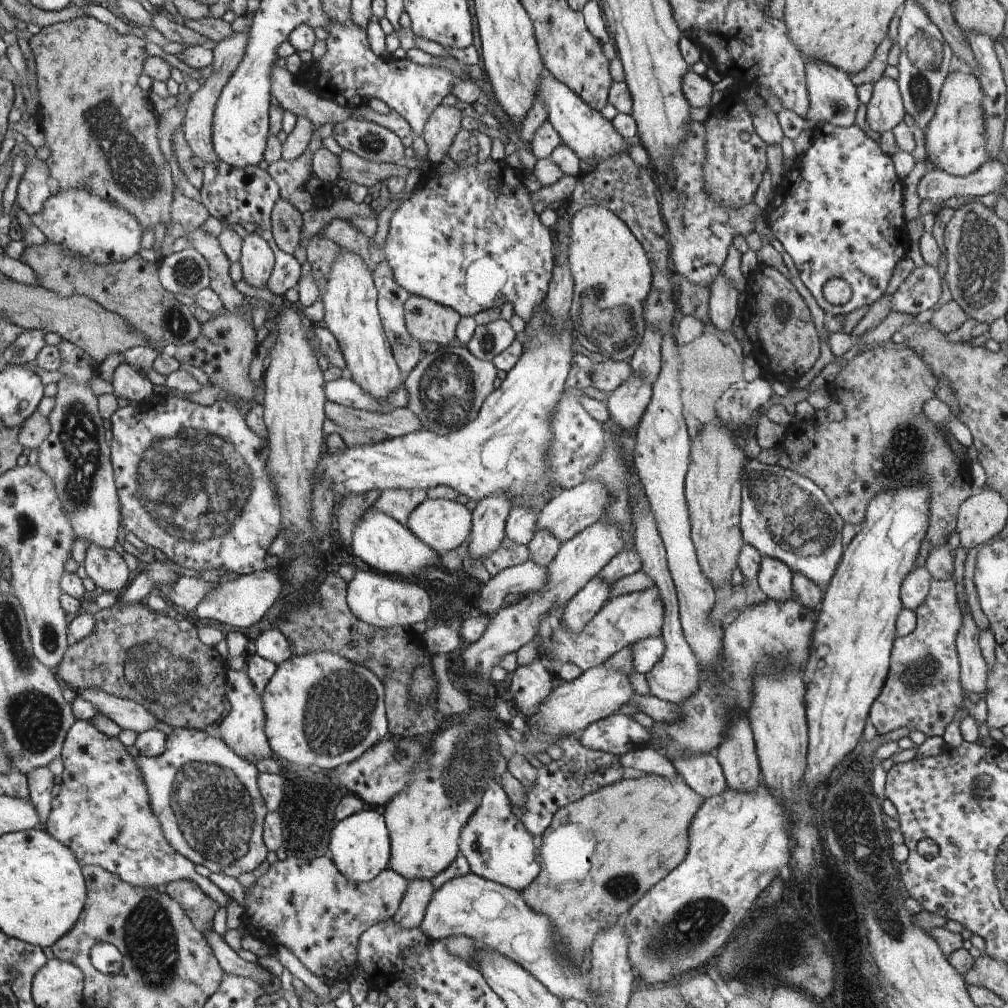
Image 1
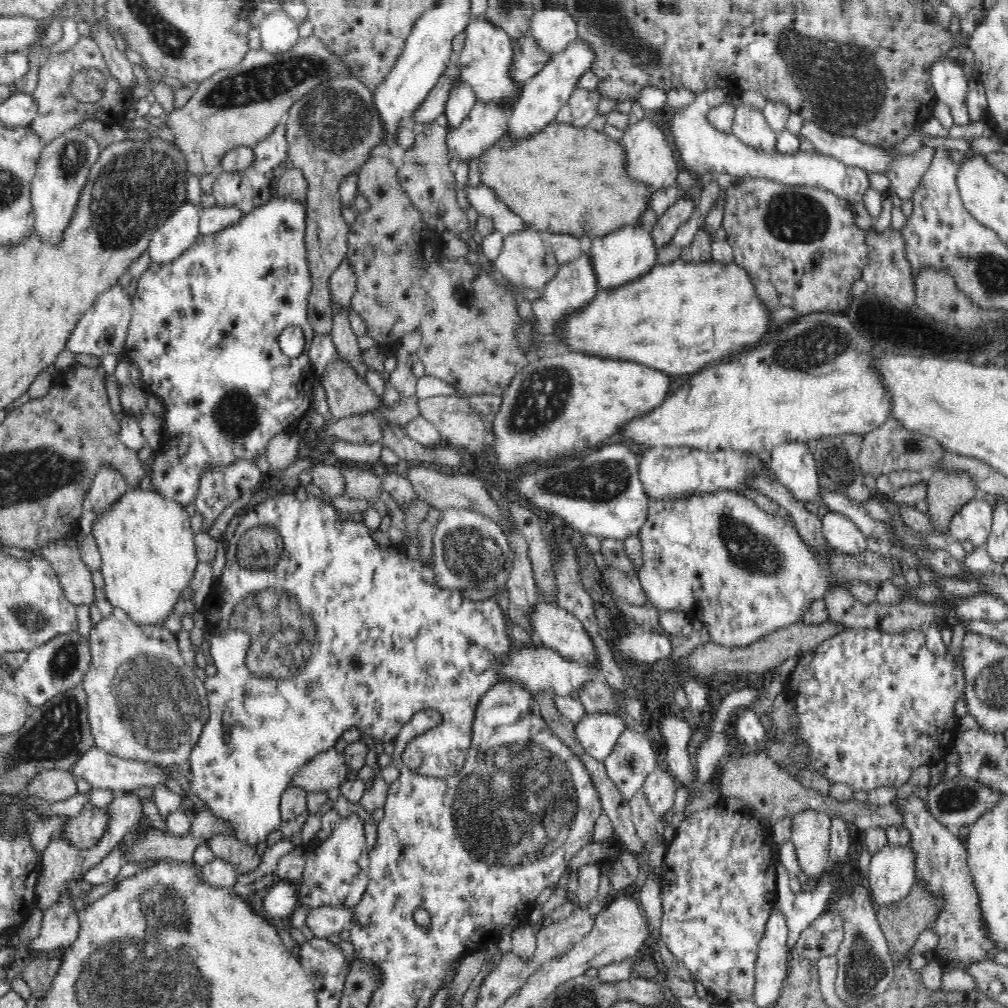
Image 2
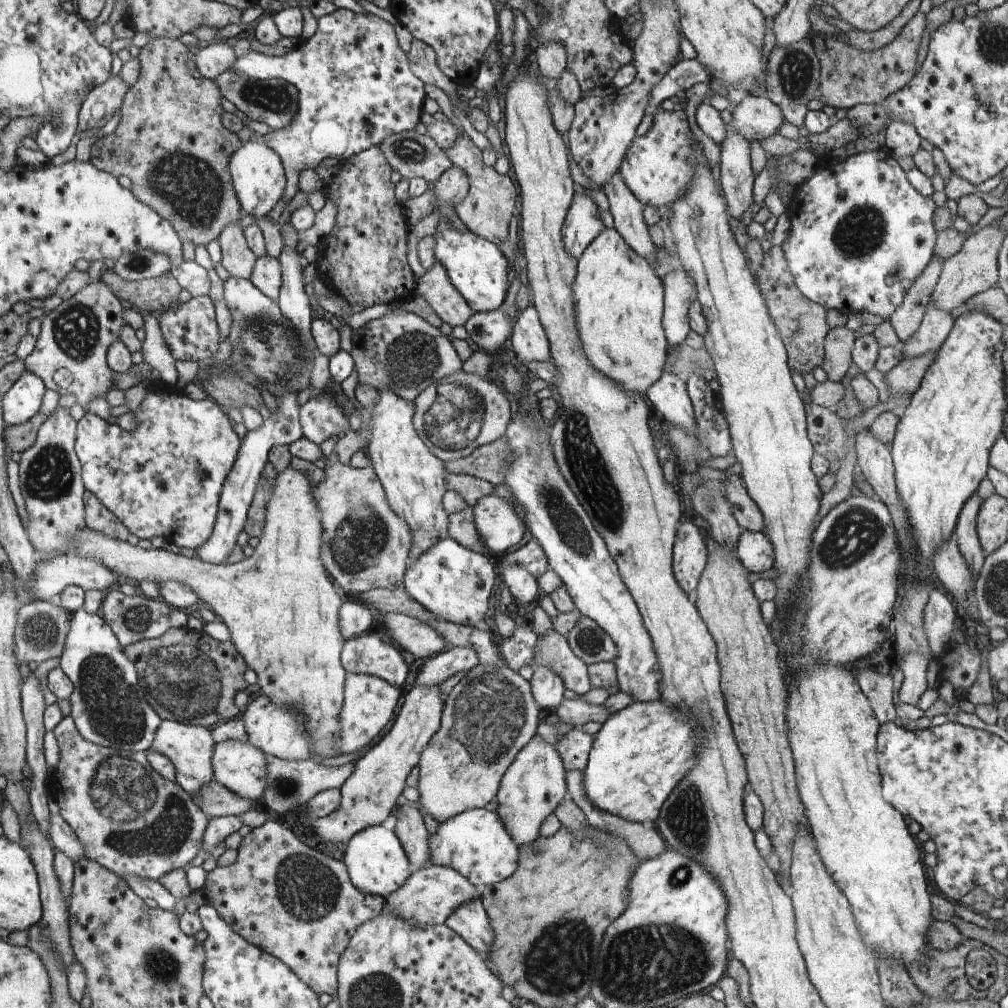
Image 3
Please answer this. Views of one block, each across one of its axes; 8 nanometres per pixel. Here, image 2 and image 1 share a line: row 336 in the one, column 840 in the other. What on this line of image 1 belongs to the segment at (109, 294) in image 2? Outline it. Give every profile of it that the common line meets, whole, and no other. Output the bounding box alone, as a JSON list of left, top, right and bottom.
[803,59,858,129]

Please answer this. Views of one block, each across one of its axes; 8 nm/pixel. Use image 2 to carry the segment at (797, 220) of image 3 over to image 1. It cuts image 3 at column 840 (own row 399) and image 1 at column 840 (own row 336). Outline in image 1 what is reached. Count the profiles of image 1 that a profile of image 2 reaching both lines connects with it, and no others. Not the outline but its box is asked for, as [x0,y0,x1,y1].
[766,124,908,315]

